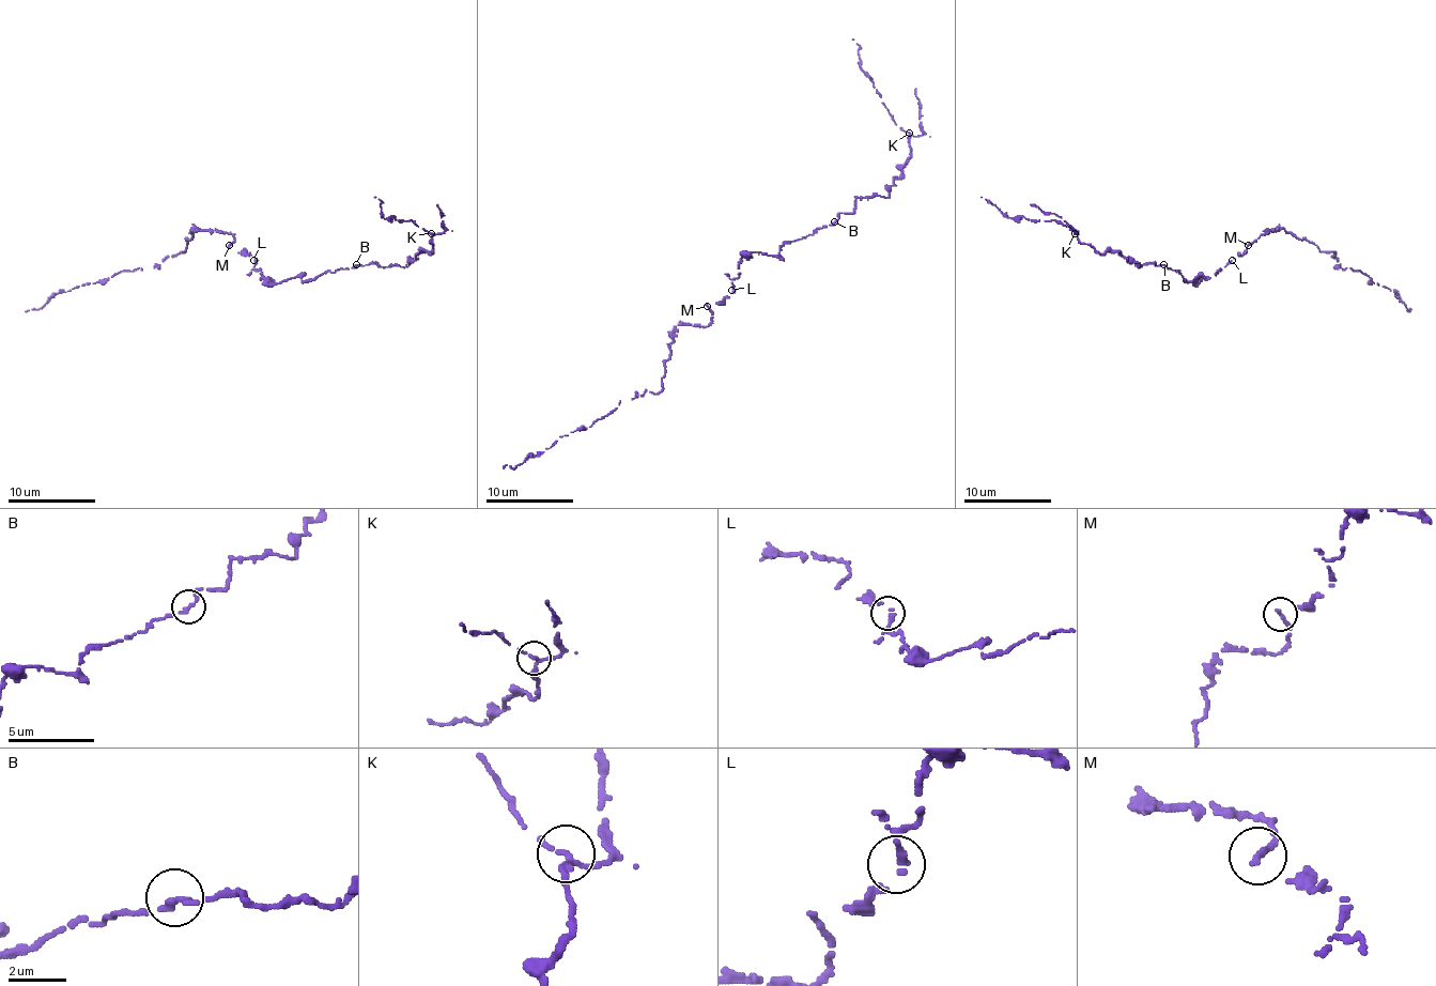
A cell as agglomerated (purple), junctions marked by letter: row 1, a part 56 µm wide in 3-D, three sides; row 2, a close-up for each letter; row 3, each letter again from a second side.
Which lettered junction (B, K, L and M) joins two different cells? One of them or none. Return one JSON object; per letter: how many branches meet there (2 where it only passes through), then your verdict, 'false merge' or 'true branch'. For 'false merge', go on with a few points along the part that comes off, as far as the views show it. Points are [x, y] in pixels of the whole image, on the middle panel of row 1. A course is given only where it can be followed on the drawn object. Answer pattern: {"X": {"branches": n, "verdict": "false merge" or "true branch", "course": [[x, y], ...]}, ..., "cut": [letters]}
{"B": {"branches": 1, "verdict": "true branch"}, "K": {"branches": 2, "verdict": "true branch"}, "L": {"branches": 1, "verdict": "true branch"}, "M": {"branches": 1, "verdict": "true branch"}, "cut": []}

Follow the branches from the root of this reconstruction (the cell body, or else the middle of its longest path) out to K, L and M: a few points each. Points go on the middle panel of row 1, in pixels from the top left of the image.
K: (738, 267), (742, 257), (775, 255), (852, 213), (859, 198), (886, 198), (911, 152), (909, 133)
L: (738, 267), (738, 276), (731, 278), (731, 290)
M: (738, 267), (738, 276), (731, 278), (729, 296), (708, 307)

